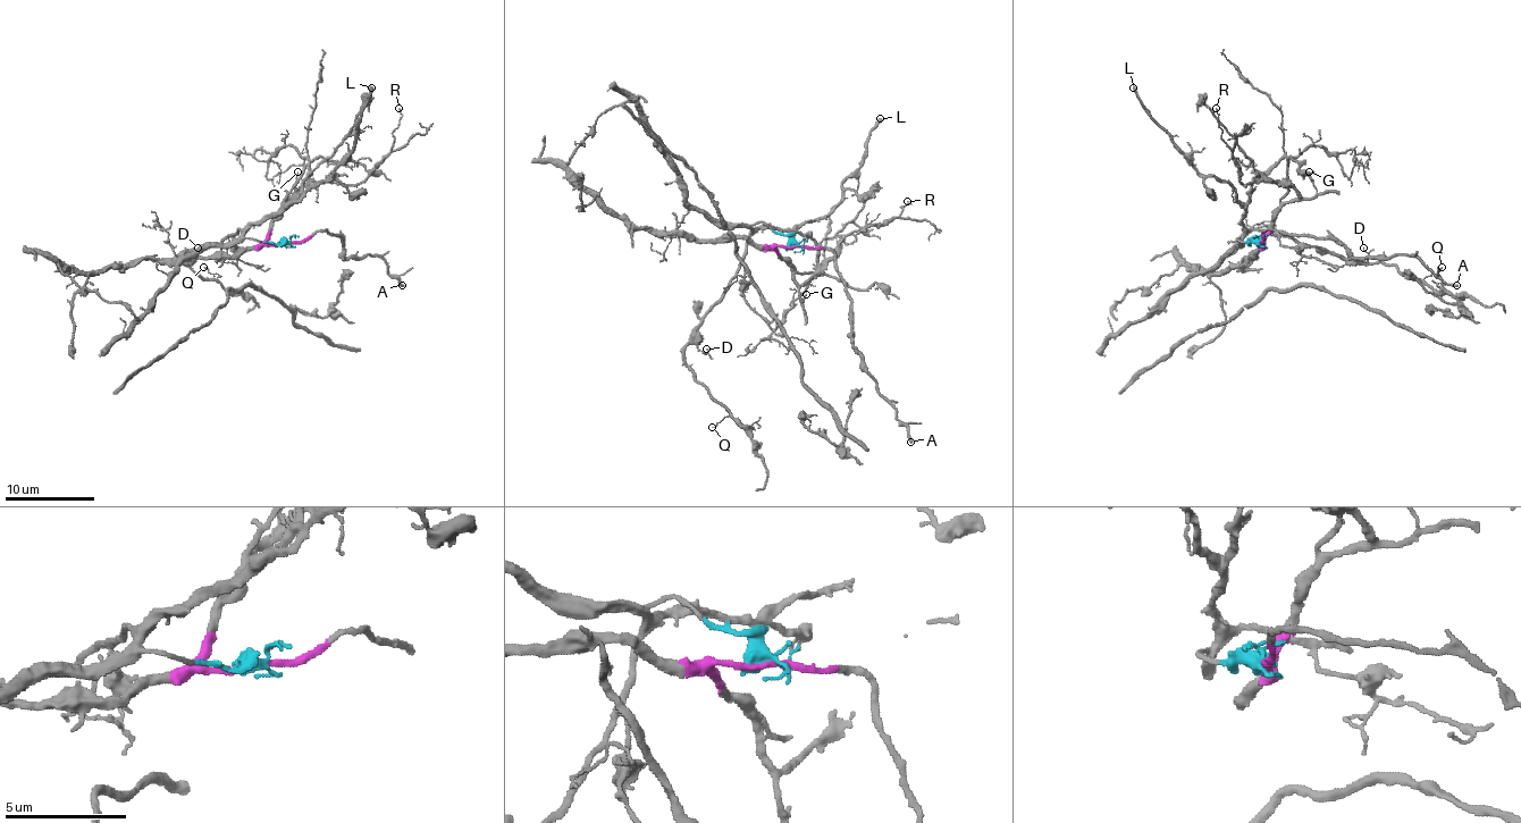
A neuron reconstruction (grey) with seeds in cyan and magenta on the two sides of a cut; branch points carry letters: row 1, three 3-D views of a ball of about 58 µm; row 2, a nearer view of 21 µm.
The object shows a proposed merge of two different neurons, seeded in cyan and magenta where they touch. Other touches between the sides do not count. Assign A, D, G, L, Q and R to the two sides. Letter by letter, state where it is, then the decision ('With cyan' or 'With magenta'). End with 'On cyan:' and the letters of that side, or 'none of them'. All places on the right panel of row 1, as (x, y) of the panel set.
A: Place: (1456, 285). With magenta
D: Place: (1363, 248). With cyan
G: Place: (1309, 171). With magenta
L: Place: (1133, 87). With cyan
Q: Place: (1442, 267). With cyan
R: Place: (1216, 108). With magenta
On cyan: D, L, Q

